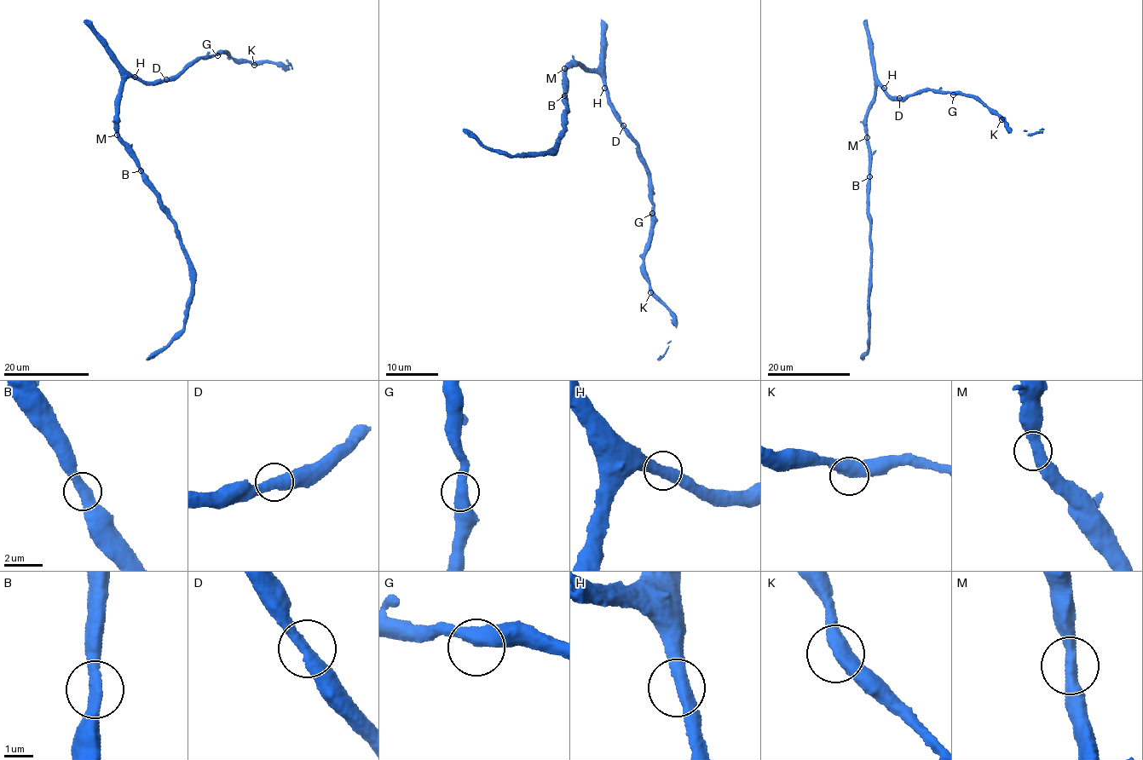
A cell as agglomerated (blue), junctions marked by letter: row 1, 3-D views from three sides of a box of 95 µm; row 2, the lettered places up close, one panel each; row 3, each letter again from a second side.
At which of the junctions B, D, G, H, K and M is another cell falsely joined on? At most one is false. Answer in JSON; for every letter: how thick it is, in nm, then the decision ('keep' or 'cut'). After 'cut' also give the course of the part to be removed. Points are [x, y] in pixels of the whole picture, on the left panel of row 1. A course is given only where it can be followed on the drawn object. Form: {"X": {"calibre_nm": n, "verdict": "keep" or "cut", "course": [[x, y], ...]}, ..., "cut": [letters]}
{"B": {"calibre_nm": 440, "verdict": "keep"}, "D": {"calibre_nm": 440, "verdict": "keep"}, "G": {"calibre_nm": 460, "verdict": "keep"}, "H": {"calibre_nm": 440, "verdict": "keep"}, "K": {"calibre_nm": 480, "verdict": "keep"}, "M": {"calibre_nm": 440, "verdict": "keep"}, "cut": []}

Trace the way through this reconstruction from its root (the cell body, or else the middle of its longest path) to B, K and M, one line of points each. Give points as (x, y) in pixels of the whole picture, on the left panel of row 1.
B: (118, 106), (118, 138), (141, 171)
K: (118, 106), (122, 83), (131, 77), (147, 83), (168, 80), (199, 59), (227, 50), (232, 57), (254, 65)
M: (118, 106), (117, 135)

